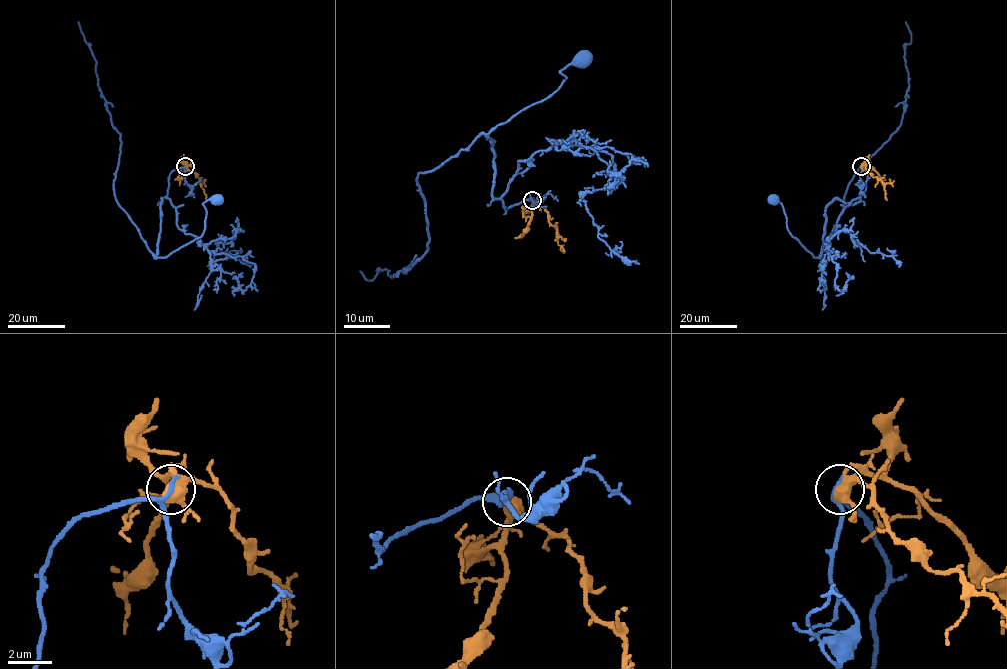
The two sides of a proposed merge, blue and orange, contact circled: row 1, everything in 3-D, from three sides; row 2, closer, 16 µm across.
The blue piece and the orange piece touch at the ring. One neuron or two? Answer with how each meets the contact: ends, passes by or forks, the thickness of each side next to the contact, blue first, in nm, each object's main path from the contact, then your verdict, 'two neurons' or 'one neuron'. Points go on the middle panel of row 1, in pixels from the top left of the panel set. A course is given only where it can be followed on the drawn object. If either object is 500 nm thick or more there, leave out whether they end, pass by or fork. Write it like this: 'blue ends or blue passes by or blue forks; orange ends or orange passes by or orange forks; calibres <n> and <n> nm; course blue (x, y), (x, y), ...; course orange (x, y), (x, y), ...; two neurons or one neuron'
blue passes by; orange forks; calibres 180 and 440 nm; course blue (532, 200), (506, 210), (492, 196), (494, 151), (487, 135), (542, 102), (566, 79), (561, 71), (583, 59); course orange (532, 200), (547, 212), (558, 236), (566, 239), (564, 241); one neuron

